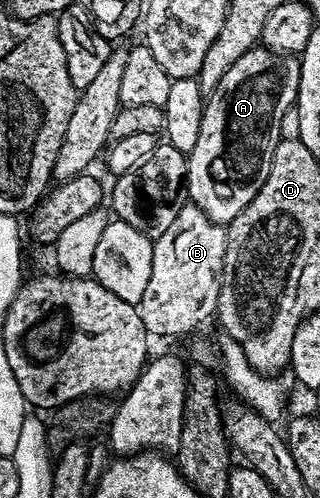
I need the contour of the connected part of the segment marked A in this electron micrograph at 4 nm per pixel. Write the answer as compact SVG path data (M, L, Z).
M263 47L246 51L222 75L218 87L207 94L202 115L202 131L198 131L198 143L194 143L194 151L187 154L188 184L187 196L191 204L197 205L210 220L227 226L244 210L246 203L258 195L262 183L266 183L266 175L270 175L270 159L274 159L274 147L282 140L280 128L282 115L296 104L296 96L300 90L300 62L295 56L286 53L272 53Z

